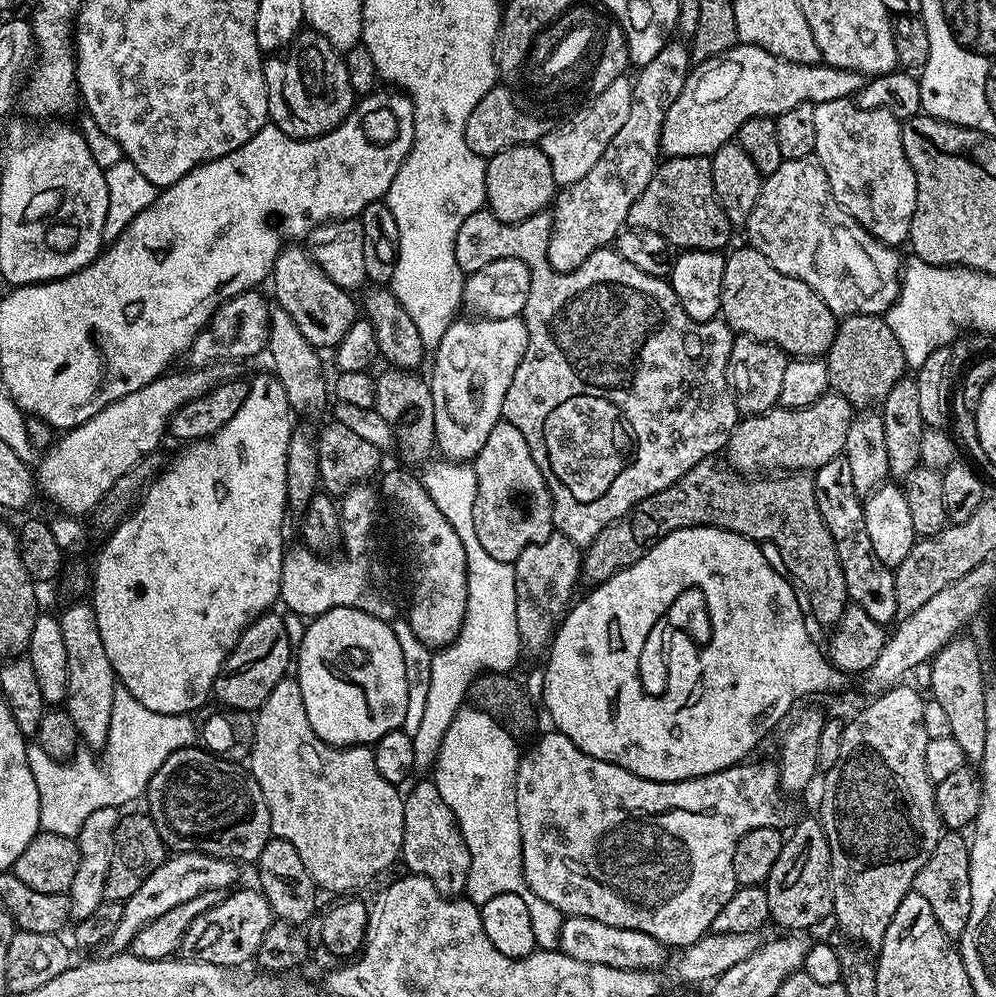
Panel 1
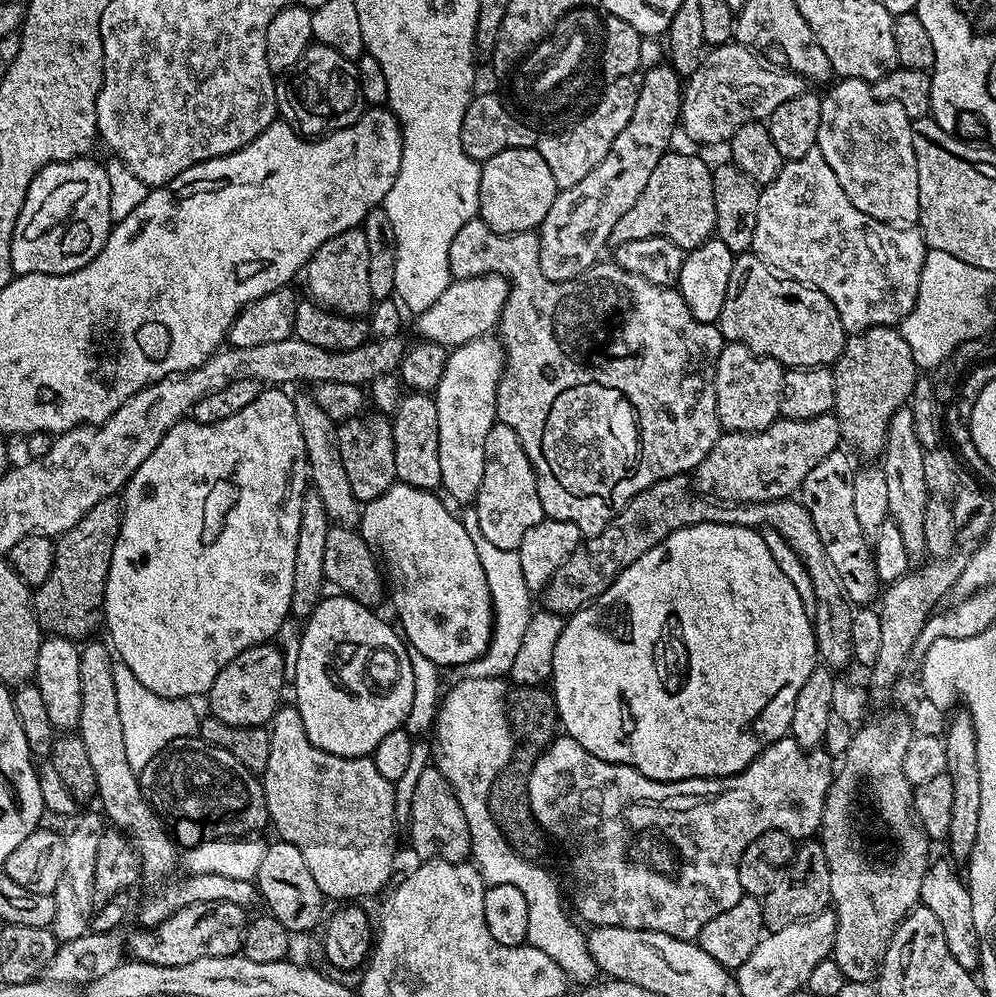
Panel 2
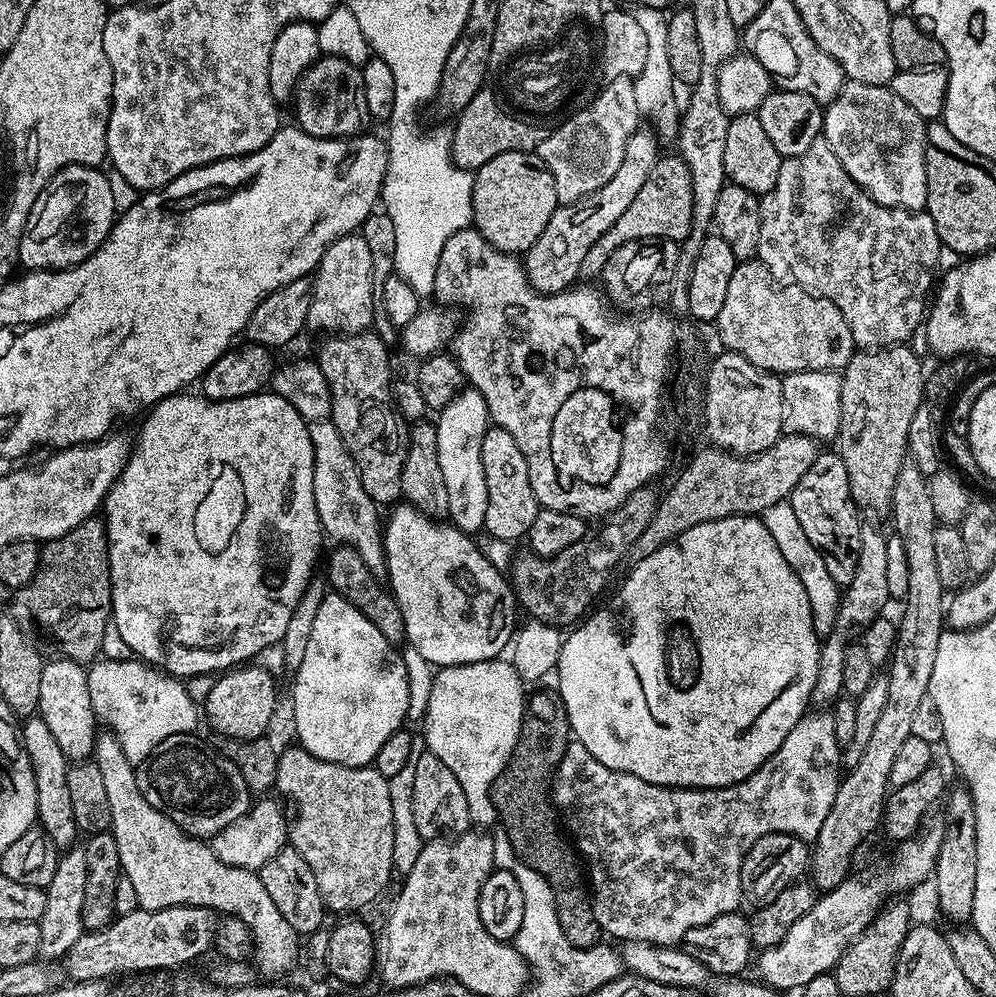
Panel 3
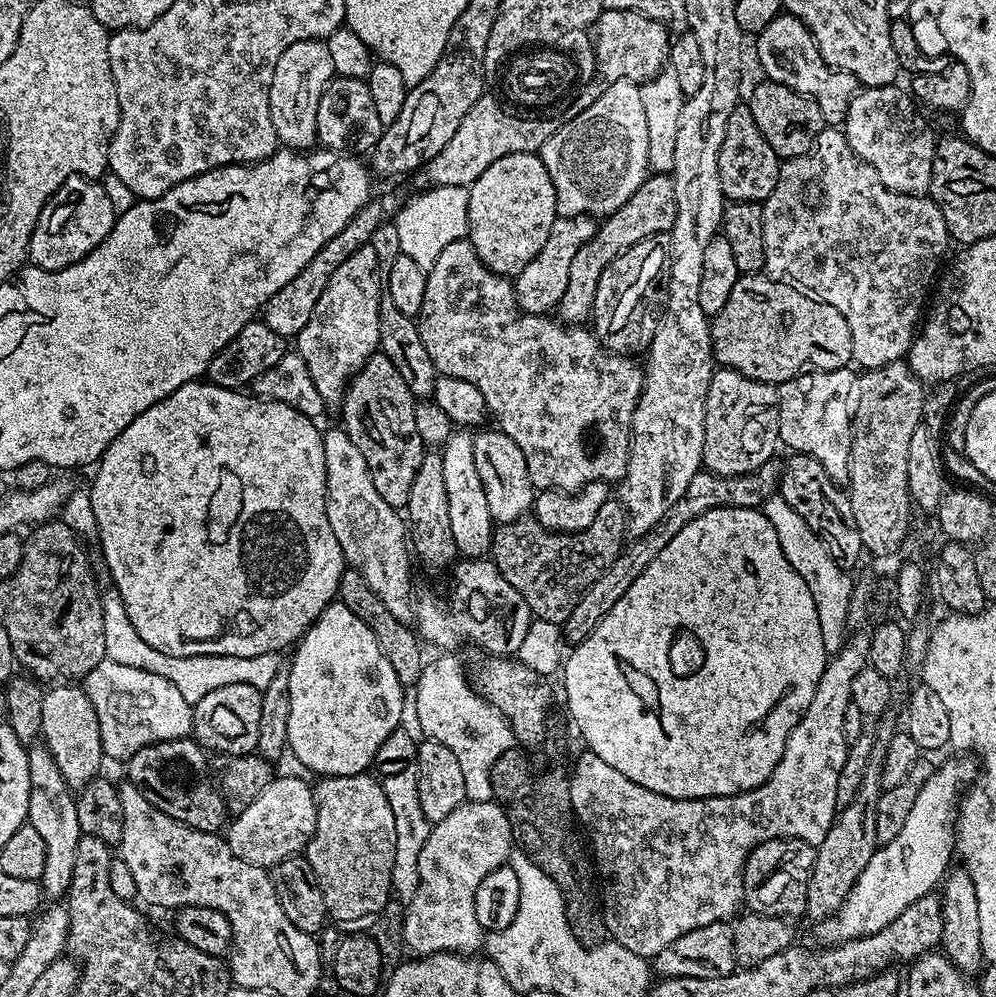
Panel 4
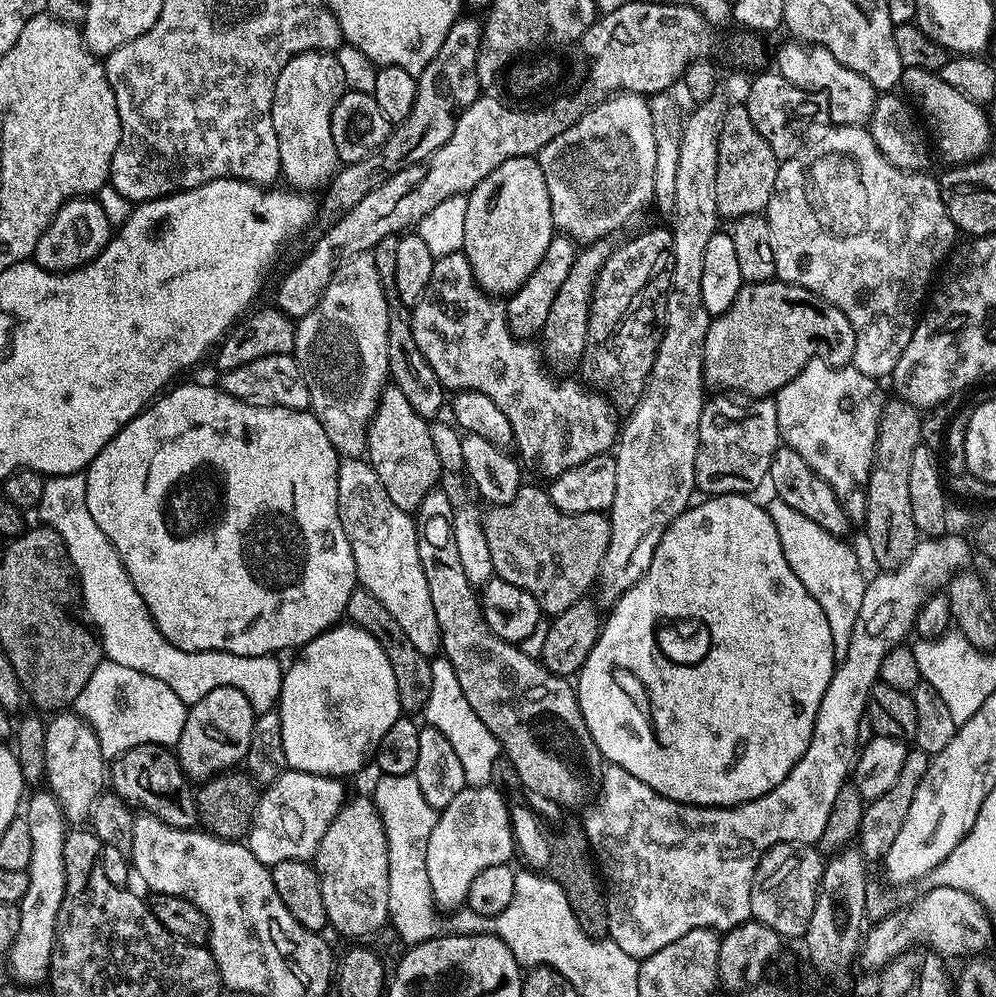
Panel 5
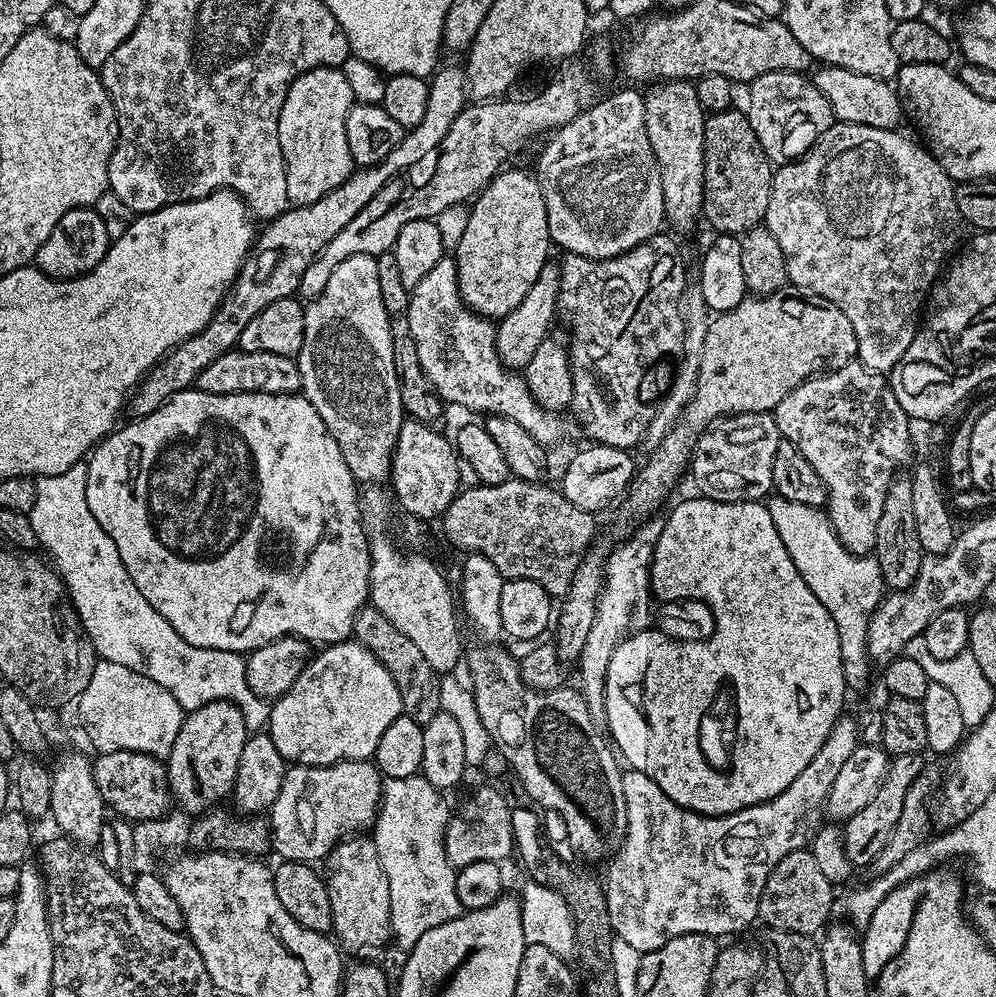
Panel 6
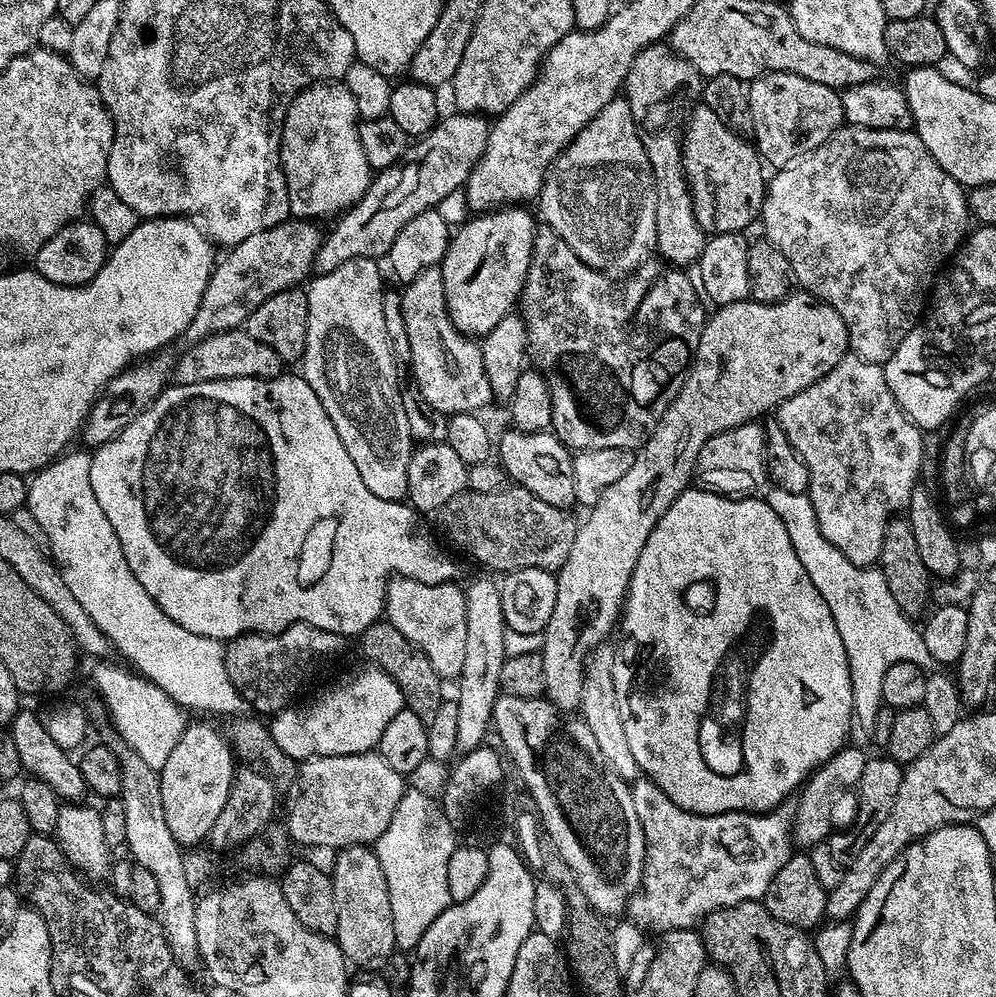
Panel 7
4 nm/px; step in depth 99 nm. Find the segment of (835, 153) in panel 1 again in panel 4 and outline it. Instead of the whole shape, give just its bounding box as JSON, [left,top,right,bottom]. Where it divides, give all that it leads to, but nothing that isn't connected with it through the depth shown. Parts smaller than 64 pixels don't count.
[844,84,938,196]

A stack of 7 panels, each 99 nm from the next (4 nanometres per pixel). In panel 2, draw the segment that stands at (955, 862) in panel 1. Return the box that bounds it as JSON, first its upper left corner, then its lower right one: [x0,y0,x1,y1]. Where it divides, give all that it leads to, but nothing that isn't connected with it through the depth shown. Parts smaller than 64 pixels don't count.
[920,859,980,973]

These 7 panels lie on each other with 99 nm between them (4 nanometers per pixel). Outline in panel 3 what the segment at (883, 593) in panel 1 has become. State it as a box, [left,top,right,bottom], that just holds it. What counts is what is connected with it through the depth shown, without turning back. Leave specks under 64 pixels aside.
[790,450,862,586]

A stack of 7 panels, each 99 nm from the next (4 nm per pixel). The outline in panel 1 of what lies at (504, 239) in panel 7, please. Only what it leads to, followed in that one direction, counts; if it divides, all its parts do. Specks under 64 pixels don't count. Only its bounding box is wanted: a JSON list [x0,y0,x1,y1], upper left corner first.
[486,144,558,222]

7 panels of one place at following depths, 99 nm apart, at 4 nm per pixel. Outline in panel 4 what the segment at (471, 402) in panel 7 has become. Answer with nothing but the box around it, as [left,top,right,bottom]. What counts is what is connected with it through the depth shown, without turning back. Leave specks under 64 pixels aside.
[416,238,644,492]

